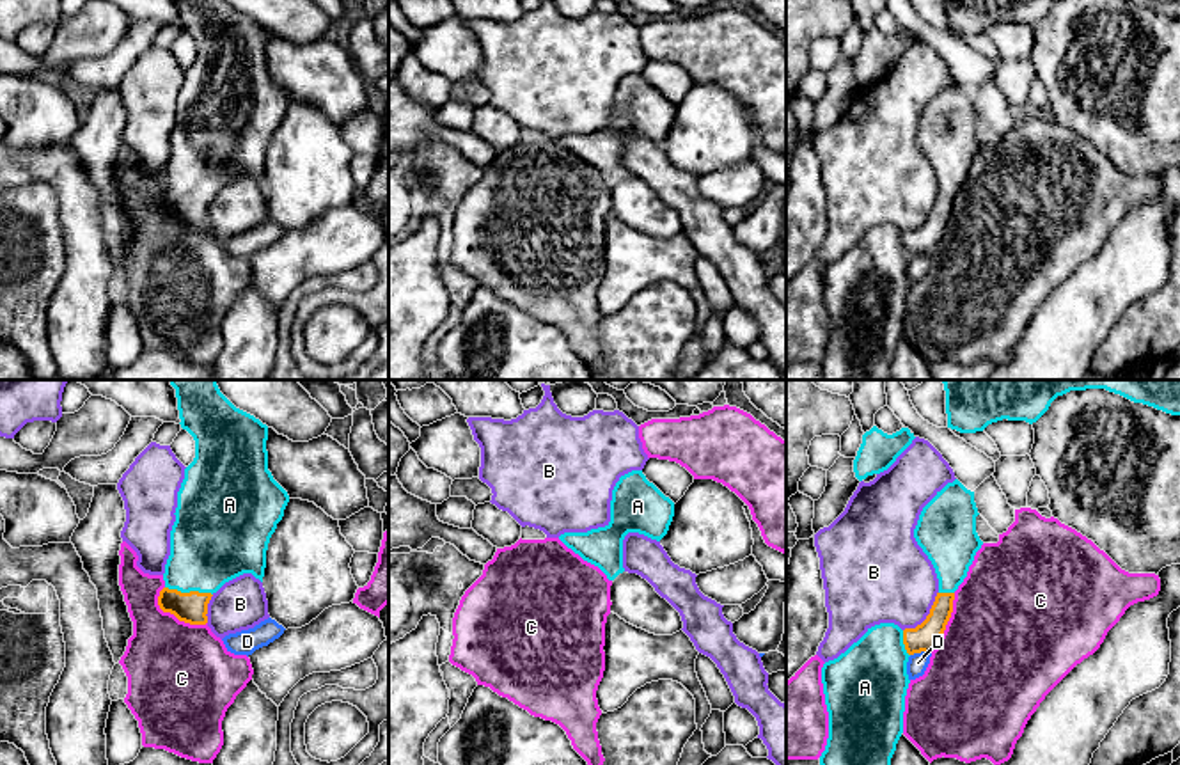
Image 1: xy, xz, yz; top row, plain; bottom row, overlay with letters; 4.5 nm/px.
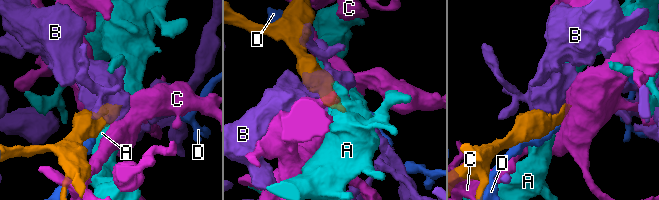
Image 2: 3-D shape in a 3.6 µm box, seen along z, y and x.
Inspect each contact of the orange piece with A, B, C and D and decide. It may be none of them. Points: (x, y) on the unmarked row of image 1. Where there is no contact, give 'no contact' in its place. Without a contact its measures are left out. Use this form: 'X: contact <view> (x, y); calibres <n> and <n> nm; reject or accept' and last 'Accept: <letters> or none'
A: contact xy (190, 194); calibres 140 and 380 nm; accept
B: contact yz (927, 219); calibres 120 and 400 nm; reject
C: contact xy (176, 219); calibres 140 and 460 nm; reject
D: contact yz (920, 254); calibres 120 and 90 nm; reject
Accept: A

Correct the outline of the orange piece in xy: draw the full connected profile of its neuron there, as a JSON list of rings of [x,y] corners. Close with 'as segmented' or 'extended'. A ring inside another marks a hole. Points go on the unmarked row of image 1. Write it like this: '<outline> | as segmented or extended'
[[[177,0],[181,30],[195,43],[195,60],[177,94],[165,190],[158,208],[190,227],[208,225],[211,199],[229,183],[252,176],[263,185],[266,153],[289,105],[268,73],[268,28],[227,0]]] | extended

